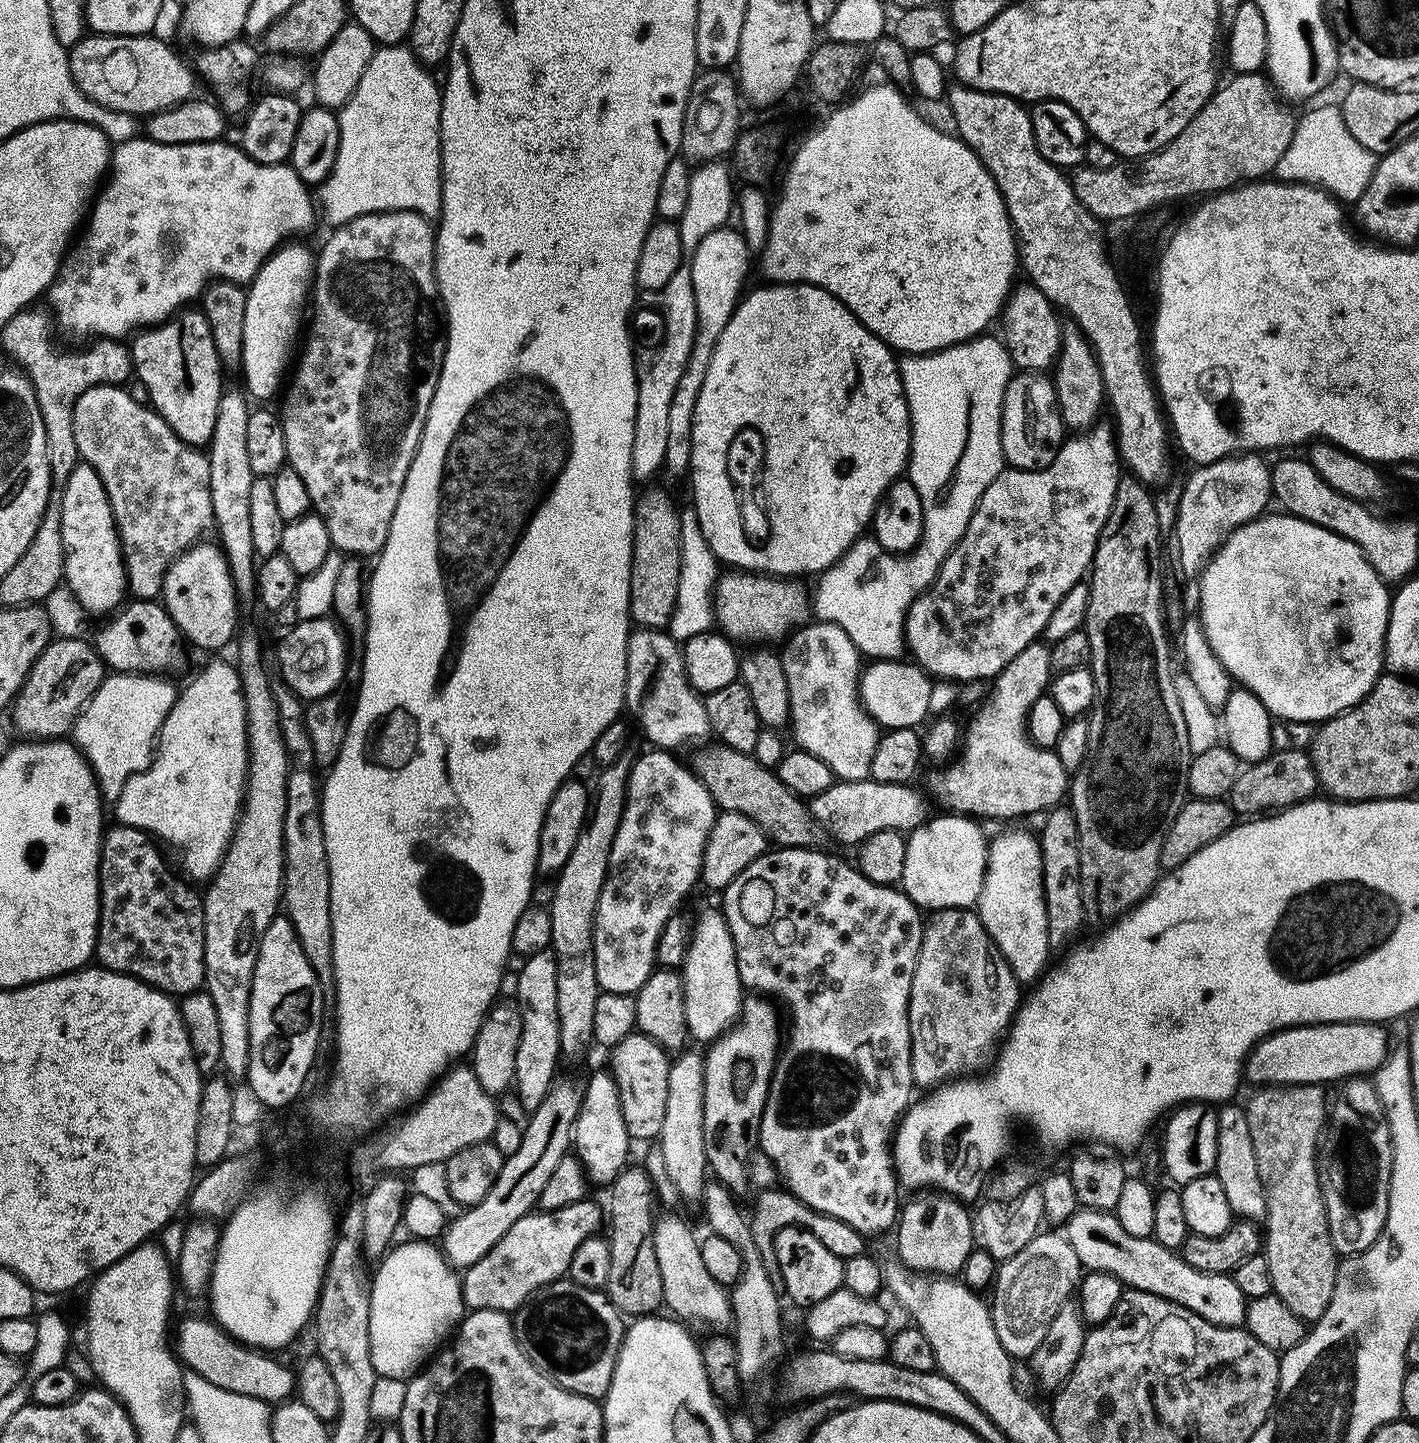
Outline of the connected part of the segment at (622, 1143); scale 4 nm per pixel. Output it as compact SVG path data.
M611 1071L596 1072L584 1084L584 1097L580 1103L580 1113L574 1129L574 1155L584 1167L585 1177L593 1185L611 1185L629 1163L628 1144L630 1145L630 1137L626 1130L626 1122L622 1118L618 1086Z

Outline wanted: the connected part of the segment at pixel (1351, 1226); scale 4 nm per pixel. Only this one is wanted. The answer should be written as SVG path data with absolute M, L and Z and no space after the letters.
M1352 1078L1341 1088L1344 1089L1337 1094L1336 1101L1331 1101L1328 1109L1326 1127L1318 1145L1318 1167L1332 1244L1341 1257L1351 1258L1374 1246L1376 1239L1384 1233L1392 1177L1392 1135L1375 1083L1364 1078Z

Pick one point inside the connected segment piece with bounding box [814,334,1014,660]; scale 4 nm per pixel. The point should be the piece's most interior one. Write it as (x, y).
(954, 396)

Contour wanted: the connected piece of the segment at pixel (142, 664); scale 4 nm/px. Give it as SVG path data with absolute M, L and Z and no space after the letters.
M133 599L125 603L115 614L107 617L108 624L104 624L96 632L94 647L100 659L113 673L116 674L164 674L167 668L172 668L184 656L185 645L182 643L182 633L176 623L168 616L163 603L156 600Z

